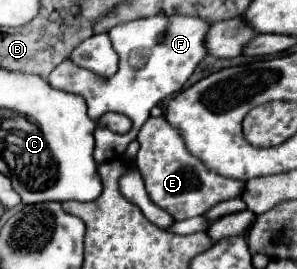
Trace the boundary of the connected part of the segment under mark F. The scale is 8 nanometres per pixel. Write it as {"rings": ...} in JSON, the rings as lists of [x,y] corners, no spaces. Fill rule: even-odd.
{"rings":[[[150,16],[140,18],[134,22],[118,24],[108,34],[114,36],[114,50],[120,58],[120,68],[110,80],[100,80],[92,72],[78,68],[72,60],[64,60],[60,66],[56,66],[48,82],[56,90],[80,94],[88,104],[88,116],[92,120],[98,120],[102,114],[114,110],[132,120],[132,130],[126,134],[116,134],[108,128],[96,128],[96,148],[94,148],[94,160],[98,164],[120,158],[126,150],[126,146],[136,140],[136,134],[140,126],[148,120],[150,110],[162,102],[164,98],[180,92],[184,82],[192,76],[198,62],[206,56],[204,50],[204,34],[208,30],[208,22],[202,18],[192,16]]]}

